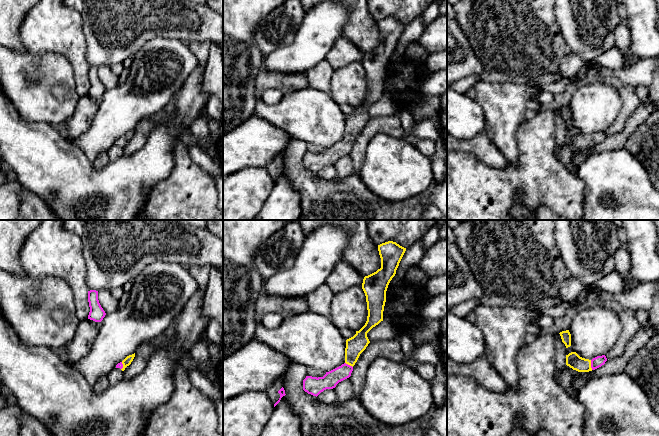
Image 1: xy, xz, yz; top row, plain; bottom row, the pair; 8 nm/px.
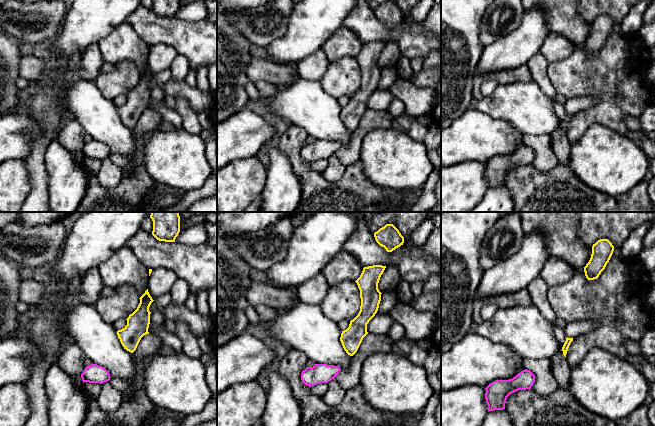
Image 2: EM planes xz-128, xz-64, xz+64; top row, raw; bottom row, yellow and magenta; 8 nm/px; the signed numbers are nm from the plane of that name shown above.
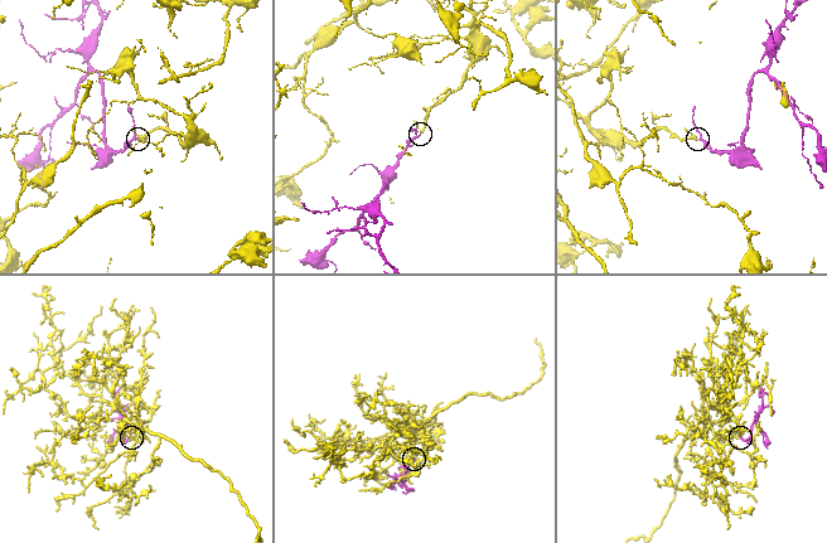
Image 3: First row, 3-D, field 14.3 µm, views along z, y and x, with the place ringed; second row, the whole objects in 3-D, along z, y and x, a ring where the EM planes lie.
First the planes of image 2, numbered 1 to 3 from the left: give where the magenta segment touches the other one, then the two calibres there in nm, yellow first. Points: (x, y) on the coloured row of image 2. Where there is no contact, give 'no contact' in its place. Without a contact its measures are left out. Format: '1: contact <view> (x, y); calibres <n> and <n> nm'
1: no contact
2: no contact
3: no contact

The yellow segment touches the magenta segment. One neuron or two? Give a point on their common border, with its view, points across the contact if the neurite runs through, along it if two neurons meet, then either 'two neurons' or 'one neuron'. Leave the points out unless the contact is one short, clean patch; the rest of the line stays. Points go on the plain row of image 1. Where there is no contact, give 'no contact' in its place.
meets yellow in yz at (590, 141); runs through yz (573, 136), (582, 141), (590, 141), (598, 137); one neuron

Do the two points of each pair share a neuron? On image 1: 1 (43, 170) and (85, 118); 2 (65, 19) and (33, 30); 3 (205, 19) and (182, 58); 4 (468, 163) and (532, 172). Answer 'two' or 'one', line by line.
1: two
2: one
3: two
4: one

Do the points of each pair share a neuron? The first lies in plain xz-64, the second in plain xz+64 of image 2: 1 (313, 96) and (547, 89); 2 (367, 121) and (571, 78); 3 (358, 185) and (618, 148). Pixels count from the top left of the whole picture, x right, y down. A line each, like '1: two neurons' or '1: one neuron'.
1: two neurons
2: one neuron
3: two neurons

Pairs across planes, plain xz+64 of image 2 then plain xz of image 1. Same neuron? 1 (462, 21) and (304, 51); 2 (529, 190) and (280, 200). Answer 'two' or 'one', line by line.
1: one
2: two

